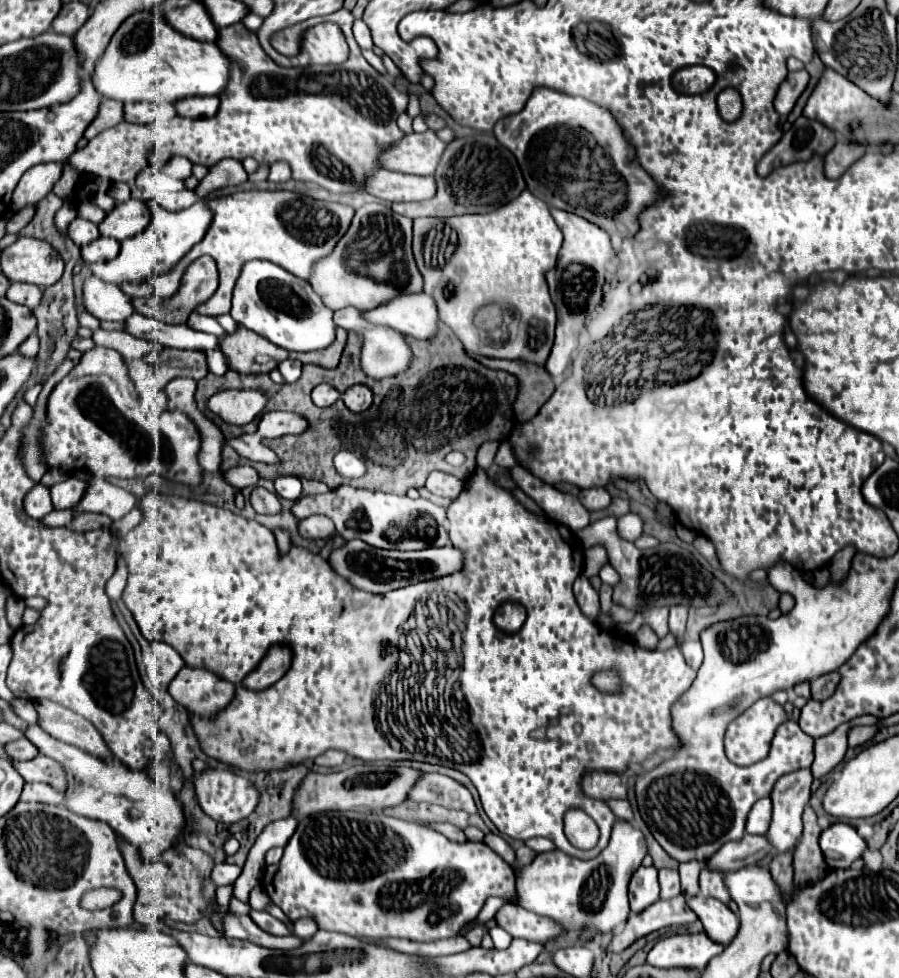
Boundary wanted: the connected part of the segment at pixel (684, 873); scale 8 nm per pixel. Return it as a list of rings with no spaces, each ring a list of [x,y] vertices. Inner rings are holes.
[[[691,860],[691,862],[683,862],[679,864],[679,874],[681,874],[681,888],[683,888],[683,896],[693,896],[699,892],[699,872],[701,872],[701,862]]]

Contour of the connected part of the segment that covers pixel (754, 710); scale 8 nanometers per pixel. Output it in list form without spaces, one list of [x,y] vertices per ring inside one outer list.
[[[767,696],[767,698],[757,700],[757,704],[753,704],[749,710],[745,710],[741,716],[737,716],[733,722],[729,722],[724,736],[726,756],[739,766],[749,766],[753,762],[759,762],[769,752],[775,730],[787,720],[789,720],[789,714],[785,712],[785,708],[781,704],[773,702],[773,698]]]

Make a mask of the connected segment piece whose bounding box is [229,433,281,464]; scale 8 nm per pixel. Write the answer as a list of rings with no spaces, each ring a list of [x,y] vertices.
[[[256,433],[243,434],[240,437],[229,440],[229,446],[241,456],[255,461],[263,462],[263,464],[279,464],[281,460],[277,458],[277,454],[273,450],[269,450],[267,446],[264,446],[260,438]]]

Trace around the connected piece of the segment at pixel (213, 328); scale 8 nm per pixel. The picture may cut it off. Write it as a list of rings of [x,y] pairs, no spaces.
[[[192,312],[188,318],[187,325],[194,330],[207,332],[207,334],[217,334],[217,338],[223,338],[223,328],[213,316],[205,316]]]

